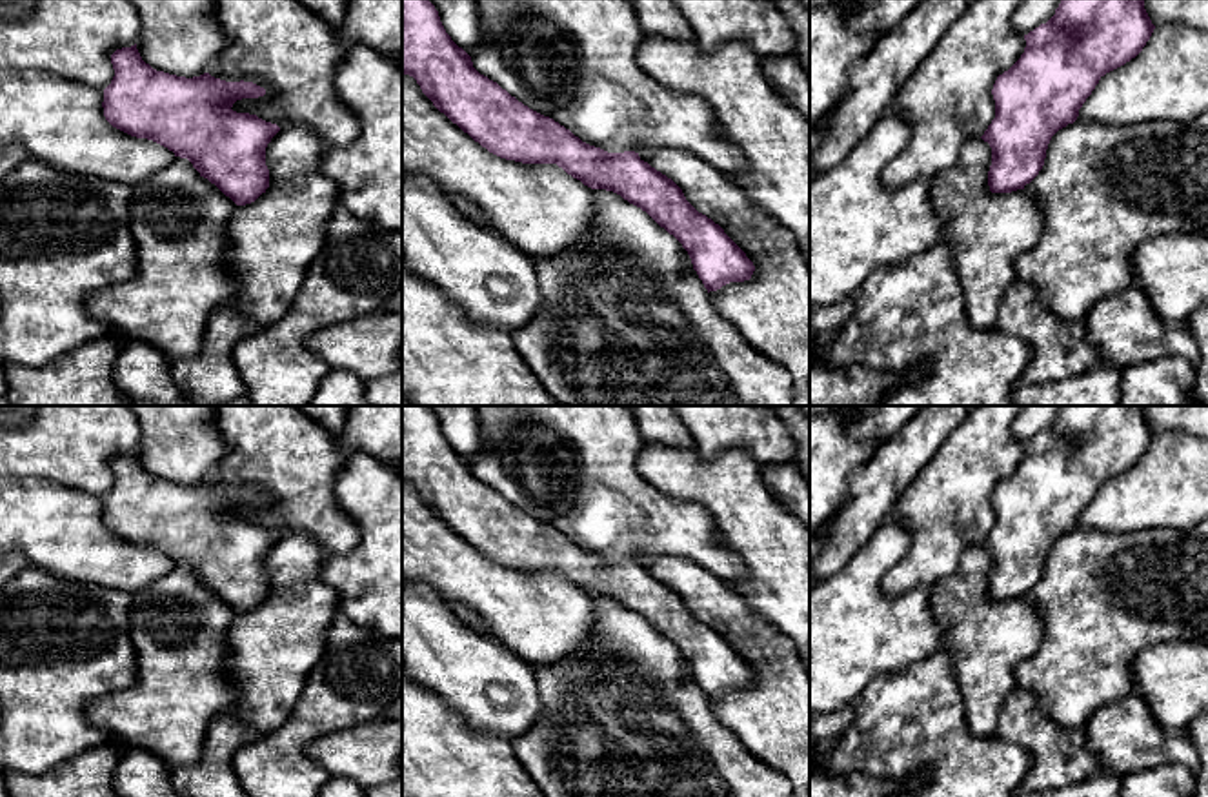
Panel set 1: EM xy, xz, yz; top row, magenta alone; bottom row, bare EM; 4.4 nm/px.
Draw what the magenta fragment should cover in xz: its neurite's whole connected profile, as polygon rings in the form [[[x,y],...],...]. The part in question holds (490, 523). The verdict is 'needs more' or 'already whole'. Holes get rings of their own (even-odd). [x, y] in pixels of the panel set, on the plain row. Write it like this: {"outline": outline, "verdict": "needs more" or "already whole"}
{"outline": [[[402,406],[402,482],[413,484],[433,513],[489,560],[522,571],[557,571],[584,593],[613,599],[646,619],[682,651],[708,701],[730,690],[751,686],[753,670],[719,631],[686,608],[671,586],[635,559],[608,560],[582,550],[553,526],[529,517],[497,489],[480,482],[471,464],[446,440],[438,419],[428,406]]], "verdict": "already whole"}

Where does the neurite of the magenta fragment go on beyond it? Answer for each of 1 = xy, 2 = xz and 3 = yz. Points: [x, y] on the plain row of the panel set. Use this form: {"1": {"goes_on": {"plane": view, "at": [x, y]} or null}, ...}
{"1": {"goes_on": null}, "2": {"goes_on": null}, "3": {"goes_on": null}}

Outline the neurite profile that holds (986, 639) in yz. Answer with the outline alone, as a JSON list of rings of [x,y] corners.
[[[982,546],[970,548],[959,570],[931,586],[931,610],[935,620],[946,630],[942,648],[951,657],[953,675],[964,702],[966,728],[975,735],[997,731],[1001,710],[1006,699],[1015,693],[1015,666],[1032,657],[1042,641],[1042,620],[1030,600],[992,600],[988,579],[992,555]]]

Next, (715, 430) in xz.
[[[671,406],[671,409],[691,433],[702,459],[713,459],[730,449],[748,451],[760,468],[795,459],[797,444],[788,426],[777,411],[764,406]]]

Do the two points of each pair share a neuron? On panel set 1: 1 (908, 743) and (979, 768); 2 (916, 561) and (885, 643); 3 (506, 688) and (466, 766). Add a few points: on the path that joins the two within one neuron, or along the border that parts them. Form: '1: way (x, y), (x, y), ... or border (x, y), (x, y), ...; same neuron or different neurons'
1: way (926, 761), (939, 768), (961, 768); same neuron
2: border (908, 550), (883, 579), (883, 592), (888, 597); different neurons
3: border (448, 708), (472, 728), (504, 737), (510, 743); different neurons

